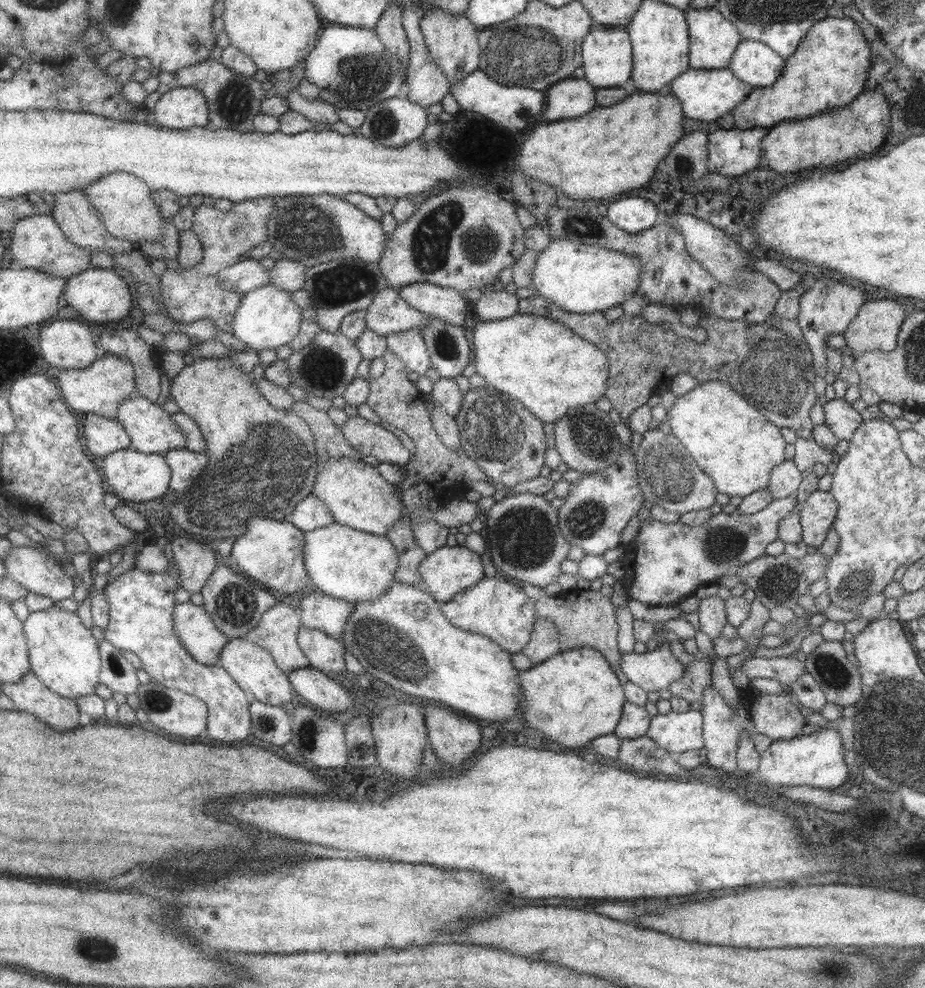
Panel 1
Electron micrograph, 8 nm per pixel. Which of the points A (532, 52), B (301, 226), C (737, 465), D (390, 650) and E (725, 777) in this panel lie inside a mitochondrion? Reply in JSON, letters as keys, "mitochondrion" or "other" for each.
{"A":"mitochondrion","B":"mitochondrion","C":"other","D":"mitochondrion","E":"other"}

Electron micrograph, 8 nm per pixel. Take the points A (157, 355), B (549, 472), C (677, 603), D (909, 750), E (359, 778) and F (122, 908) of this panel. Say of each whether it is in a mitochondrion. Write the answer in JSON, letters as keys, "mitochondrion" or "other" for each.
{"A":"other","B":"other","C":"other","D":"mitochondrion","E":"other","F":"other"}

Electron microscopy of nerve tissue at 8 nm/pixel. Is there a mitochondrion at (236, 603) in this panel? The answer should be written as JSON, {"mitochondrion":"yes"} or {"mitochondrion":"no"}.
{"mitochondrion":"yes"}

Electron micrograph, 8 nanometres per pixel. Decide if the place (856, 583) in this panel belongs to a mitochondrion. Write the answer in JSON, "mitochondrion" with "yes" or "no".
{"mitochondrion":"yes"}

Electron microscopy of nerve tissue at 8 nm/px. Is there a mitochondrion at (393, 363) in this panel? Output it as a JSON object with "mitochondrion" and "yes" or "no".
{"mitochondrion":"no"}

